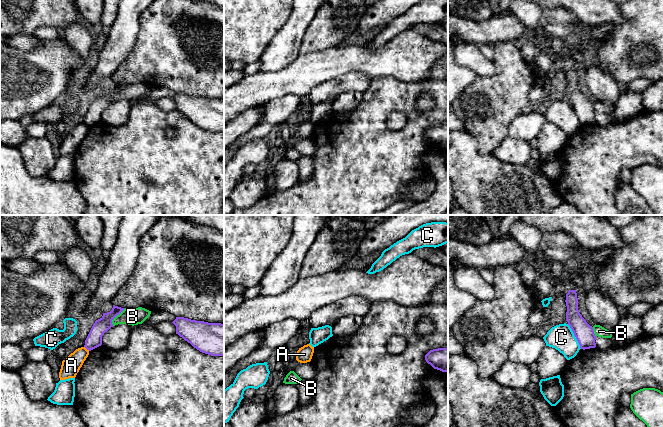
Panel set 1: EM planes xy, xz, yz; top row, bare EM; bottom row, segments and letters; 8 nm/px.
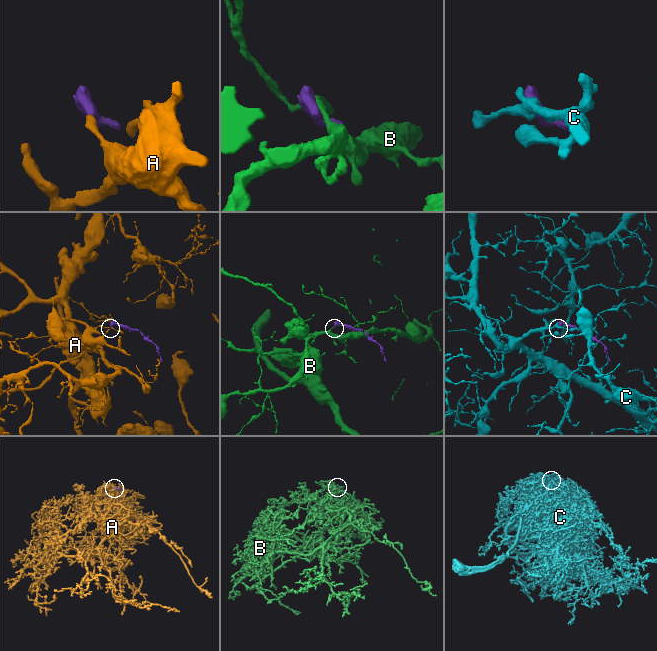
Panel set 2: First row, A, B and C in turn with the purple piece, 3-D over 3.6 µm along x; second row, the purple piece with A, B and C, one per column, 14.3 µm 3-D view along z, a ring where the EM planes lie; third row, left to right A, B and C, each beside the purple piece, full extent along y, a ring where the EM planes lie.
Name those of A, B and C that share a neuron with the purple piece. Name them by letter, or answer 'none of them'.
none of them

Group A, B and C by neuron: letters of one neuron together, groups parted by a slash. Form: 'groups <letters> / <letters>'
groups A / B / C

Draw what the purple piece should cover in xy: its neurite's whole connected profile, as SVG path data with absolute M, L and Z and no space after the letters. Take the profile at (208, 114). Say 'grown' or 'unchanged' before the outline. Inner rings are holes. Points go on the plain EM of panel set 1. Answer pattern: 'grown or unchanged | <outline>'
unchanged | M176 93L176 110L202 129L224 132L224 100Z

